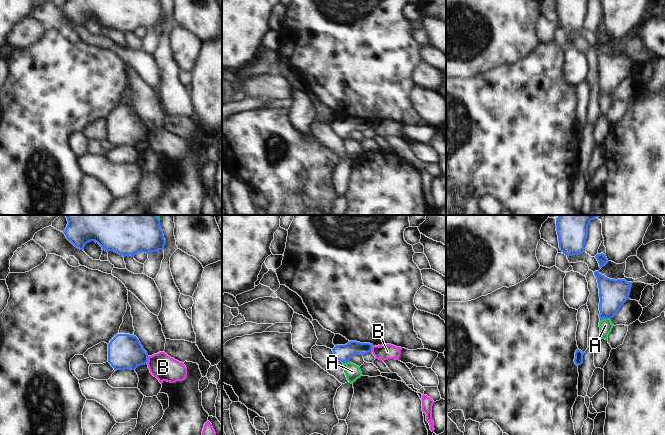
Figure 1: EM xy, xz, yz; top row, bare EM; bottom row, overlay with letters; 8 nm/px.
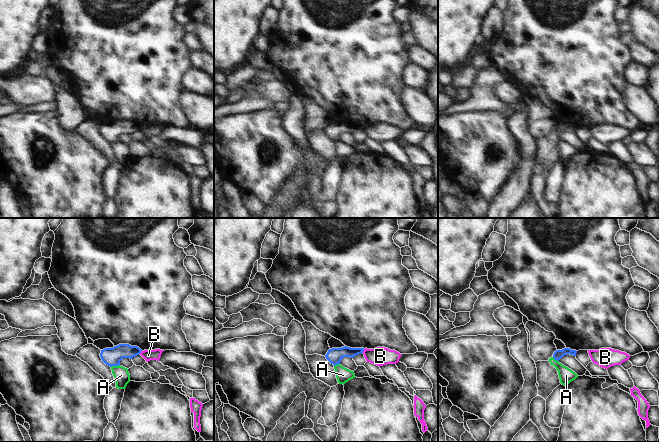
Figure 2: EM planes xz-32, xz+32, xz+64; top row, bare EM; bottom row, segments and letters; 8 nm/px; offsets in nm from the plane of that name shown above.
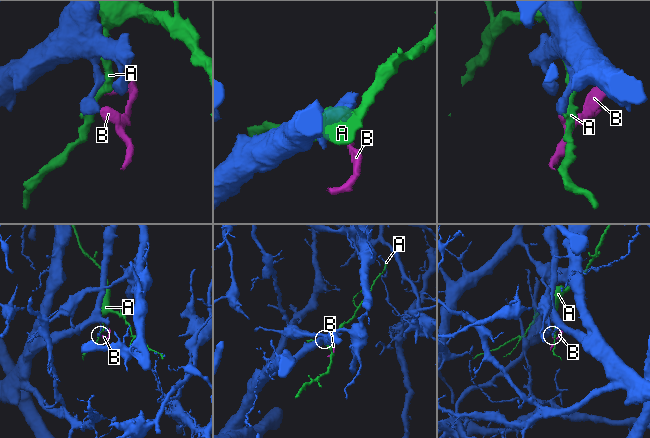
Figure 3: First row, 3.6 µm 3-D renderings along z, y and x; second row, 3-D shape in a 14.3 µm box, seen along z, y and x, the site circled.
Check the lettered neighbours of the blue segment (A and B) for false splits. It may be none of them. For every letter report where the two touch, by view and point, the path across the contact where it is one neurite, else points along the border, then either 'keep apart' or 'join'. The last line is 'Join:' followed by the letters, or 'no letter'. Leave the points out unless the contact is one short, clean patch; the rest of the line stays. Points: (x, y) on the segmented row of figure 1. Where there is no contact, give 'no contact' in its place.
A: contact yz (605, 318); keep apart
B: contact xy (147, 360); border xy (148, 356), (146, 363); keep apart
Join: no letter

